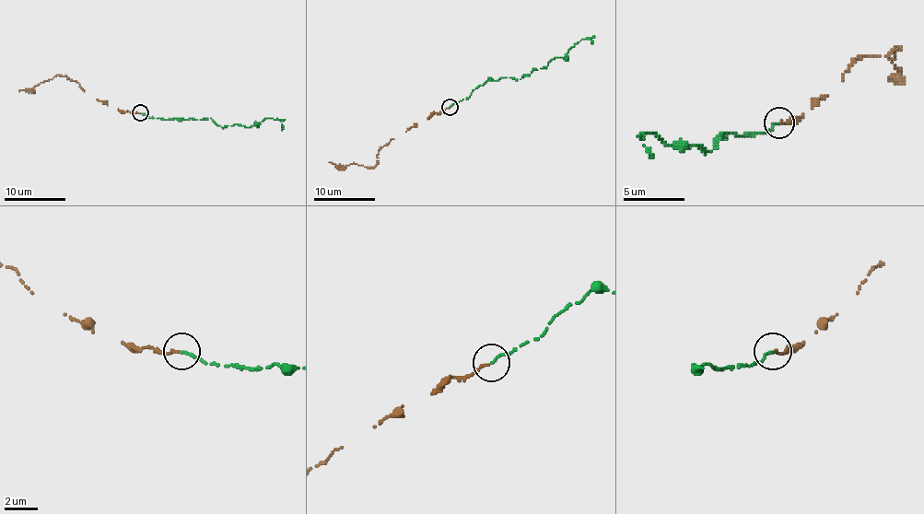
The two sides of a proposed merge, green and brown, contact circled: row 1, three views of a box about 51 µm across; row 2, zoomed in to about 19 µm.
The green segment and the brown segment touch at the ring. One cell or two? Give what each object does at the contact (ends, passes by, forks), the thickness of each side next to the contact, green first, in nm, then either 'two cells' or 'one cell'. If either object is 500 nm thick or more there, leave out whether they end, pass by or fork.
green ends; brown ends; calibres 180 and 200 nm; one cell

